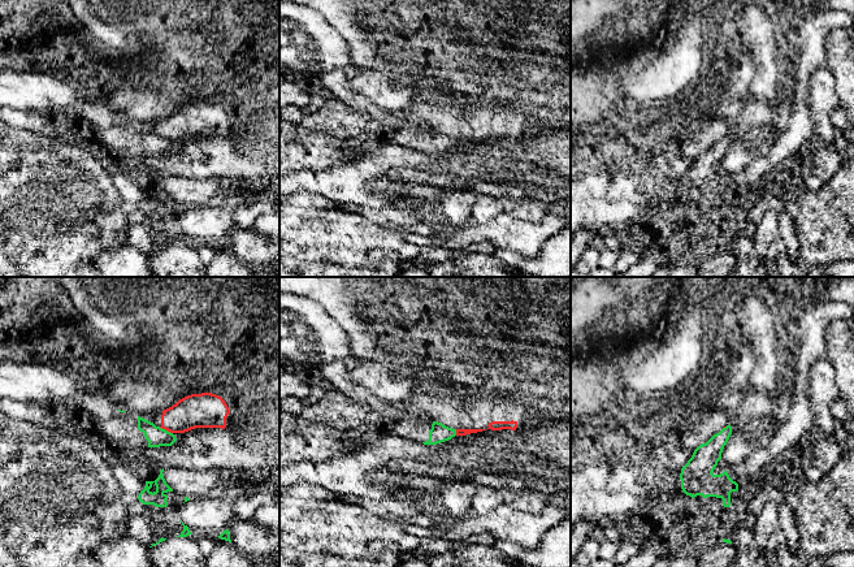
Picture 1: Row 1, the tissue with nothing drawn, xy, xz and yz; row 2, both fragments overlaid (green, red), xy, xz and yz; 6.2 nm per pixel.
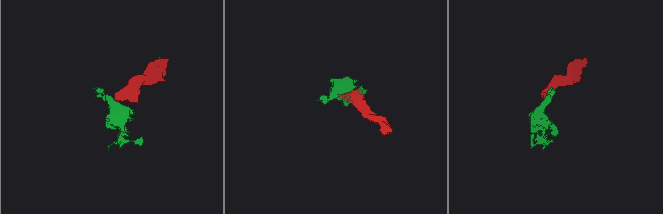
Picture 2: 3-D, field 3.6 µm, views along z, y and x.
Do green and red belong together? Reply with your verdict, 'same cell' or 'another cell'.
another cell

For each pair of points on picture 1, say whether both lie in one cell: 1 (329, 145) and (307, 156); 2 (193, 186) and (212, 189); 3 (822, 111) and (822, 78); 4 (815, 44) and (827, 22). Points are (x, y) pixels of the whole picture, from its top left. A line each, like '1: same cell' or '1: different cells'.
1: same cell
2: same cell
3: same cell
4: same cell

